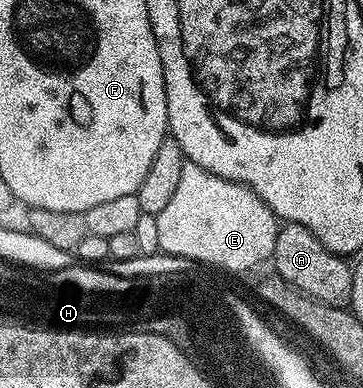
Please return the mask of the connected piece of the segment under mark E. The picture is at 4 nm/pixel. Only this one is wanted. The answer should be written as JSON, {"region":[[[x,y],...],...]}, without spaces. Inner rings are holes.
{"region":[[[186,161],[183,177],[171,195],[167,208],[157,215],[159,224],[160,253],[174,254],[179,257],[192,258],[208,267],[214,267],[222,272],[229,270],[249,270],[260,262],[268,263],[273,257],[275,240],[279,229],[279,219],[273,210],[254,190],[241,182],[232,182],[226,178],[215,176],[201,166]]]}

